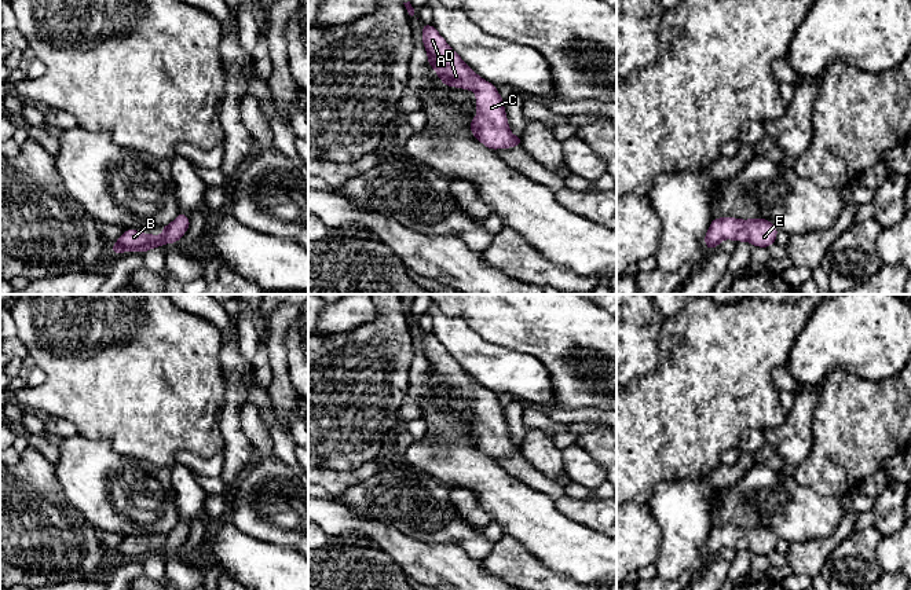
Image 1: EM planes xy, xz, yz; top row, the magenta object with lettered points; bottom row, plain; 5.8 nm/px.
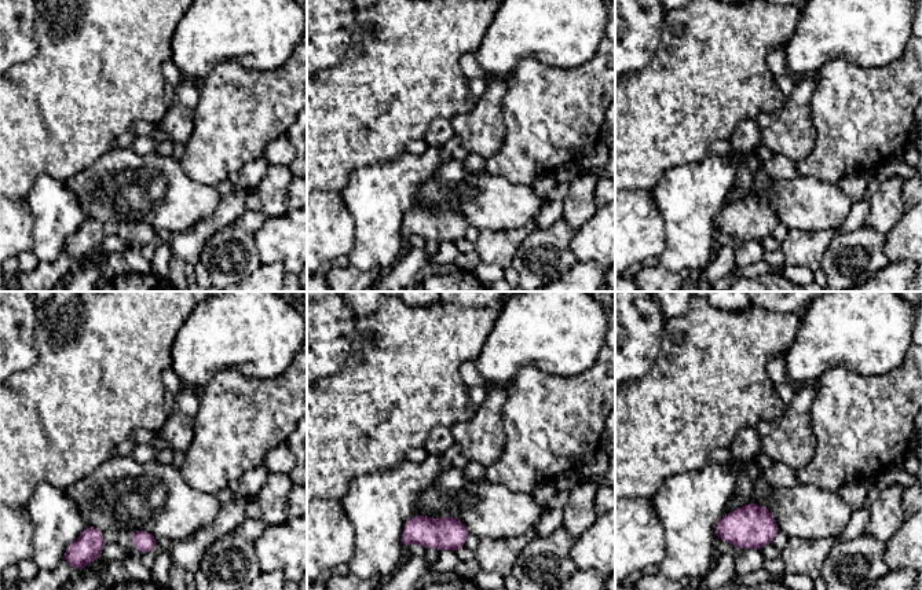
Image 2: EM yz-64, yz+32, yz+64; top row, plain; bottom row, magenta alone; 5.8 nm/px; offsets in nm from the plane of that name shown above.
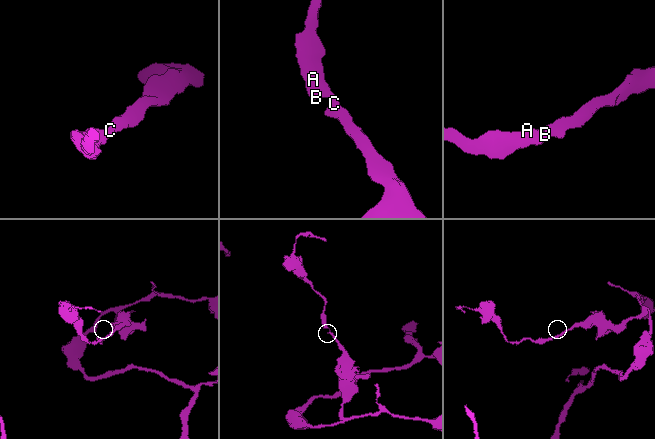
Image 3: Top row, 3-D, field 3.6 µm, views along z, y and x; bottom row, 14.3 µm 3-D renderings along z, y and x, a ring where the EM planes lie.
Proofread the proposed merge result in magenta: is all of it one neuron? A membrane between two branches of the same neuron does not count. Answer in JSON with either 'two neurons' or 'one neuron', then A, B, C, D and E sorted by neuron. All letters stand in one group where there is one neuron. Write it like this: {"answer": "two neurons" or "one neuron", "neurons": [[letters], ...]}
{"answer": "one neuron", "neurons": [["A", "B", "C", "D", "E"]]}

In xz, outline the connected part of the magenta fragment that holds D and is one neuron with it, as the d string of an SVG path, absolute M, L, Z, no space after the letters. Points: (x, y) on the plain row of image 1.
M422 331L422 351L431 373L447 395L471 397L476 402L478 422L471 429L472 443L491 458L522 454L513 444L497 396L478 384L444 349L432 333Z

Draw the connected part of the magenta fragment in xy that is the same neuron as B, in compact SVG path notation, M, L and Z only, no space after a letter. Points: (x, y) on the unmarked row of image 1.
M179 521L171 532L162 534L164 540L158 545L153 542L140 542L136 536L127 538L111 554L111 561L116 562L129 558L146 561L149 557L160 556L164 551L175 551L184 543L189 534L190 527Z

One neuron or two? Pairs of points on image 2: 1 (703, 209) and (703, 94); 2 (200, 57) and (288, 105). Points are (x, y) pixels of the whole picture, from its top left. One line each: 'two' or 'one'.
1: two
2: two

